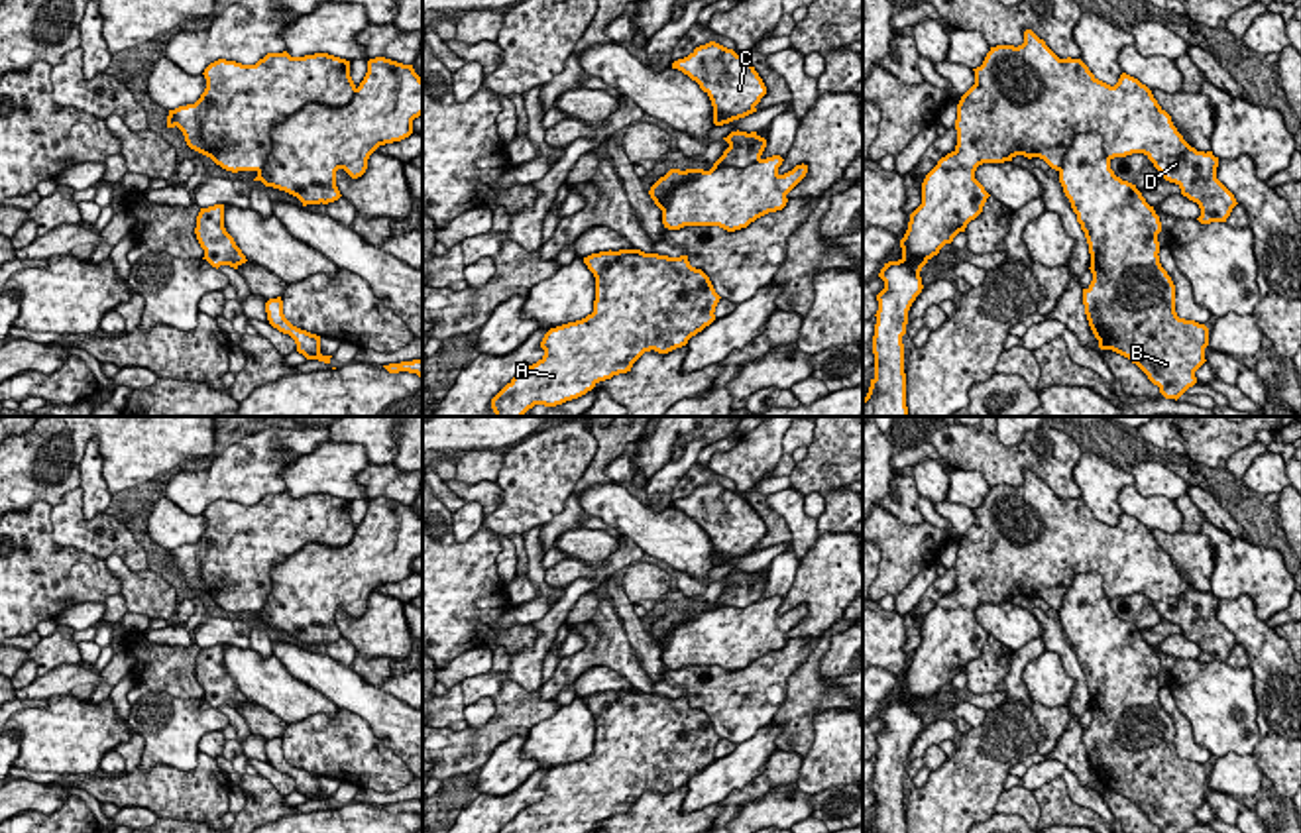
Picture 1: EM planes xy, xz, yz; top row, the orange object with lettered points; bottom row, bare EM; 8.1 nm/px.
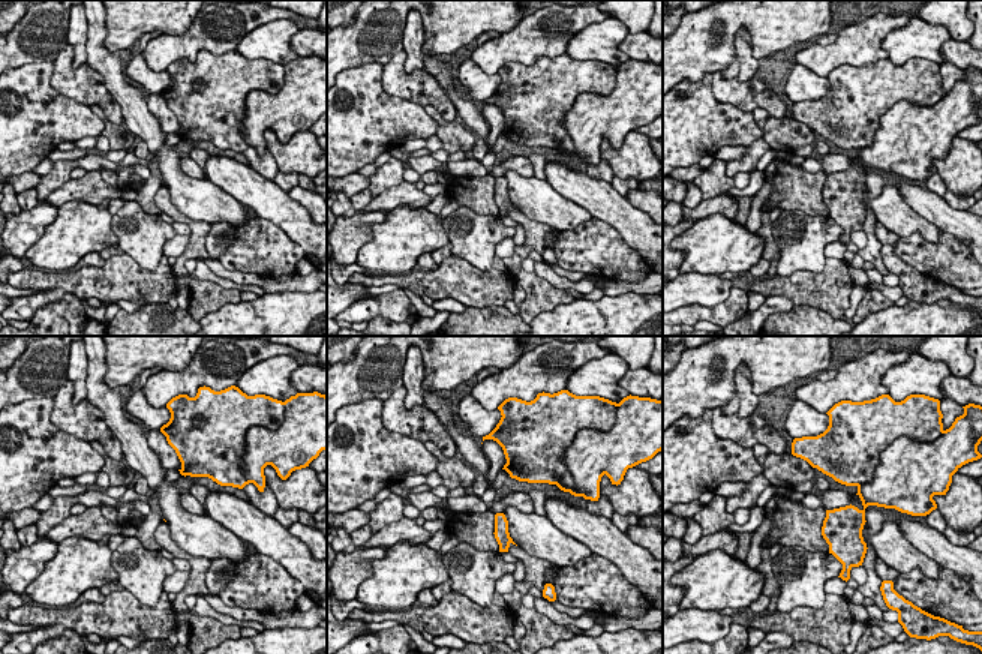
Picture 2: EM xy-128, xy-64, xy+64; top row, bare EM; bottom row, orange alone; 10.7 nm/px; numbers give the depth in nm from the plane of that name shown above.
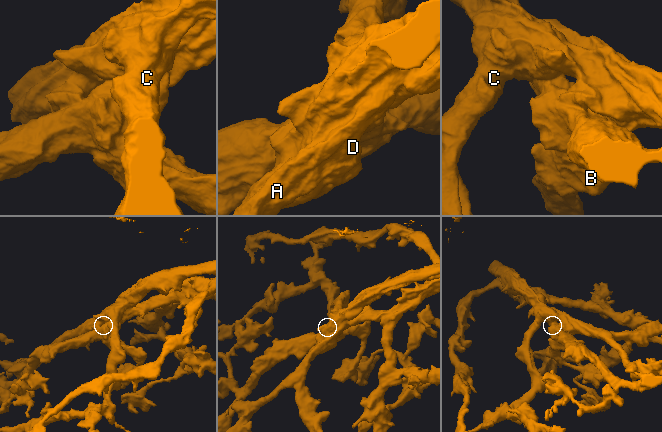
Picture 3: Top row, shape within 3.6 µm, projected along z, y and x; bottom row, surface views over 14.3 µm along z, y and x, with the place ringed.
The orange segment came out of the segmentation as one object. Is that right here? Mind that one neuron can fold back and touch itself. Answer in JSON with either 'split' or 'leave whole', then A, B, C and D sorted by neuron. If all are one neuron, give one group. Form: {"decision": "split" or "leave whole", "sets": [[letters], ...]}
{"decision": "split", "sets": [["A", "C", "D"], ["B"]]}

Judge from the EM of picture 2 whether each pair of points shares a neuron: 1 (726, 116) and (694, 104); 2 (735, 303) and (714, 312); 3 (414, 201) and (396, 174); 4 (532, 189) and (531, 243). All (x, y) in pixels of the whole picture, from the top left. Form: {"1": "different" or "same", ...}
{"1": "same", "2": "same", "3": "different", "4": "different"}

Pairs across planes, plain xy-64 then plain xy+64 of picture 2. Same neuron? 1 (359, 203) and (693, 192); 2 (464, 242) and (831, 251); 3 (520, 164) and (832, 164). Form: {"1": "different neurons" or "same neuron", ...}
{"1": "same neuron", "2": "different neurons", "3": "same neuron"}

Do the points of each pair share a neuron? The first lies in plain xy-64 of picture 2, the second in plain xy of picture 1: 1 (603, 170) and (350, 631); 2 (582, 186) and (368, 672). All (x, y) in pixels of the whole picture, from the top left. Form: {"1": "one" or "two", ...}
{"1": "two", "2": "two"}

